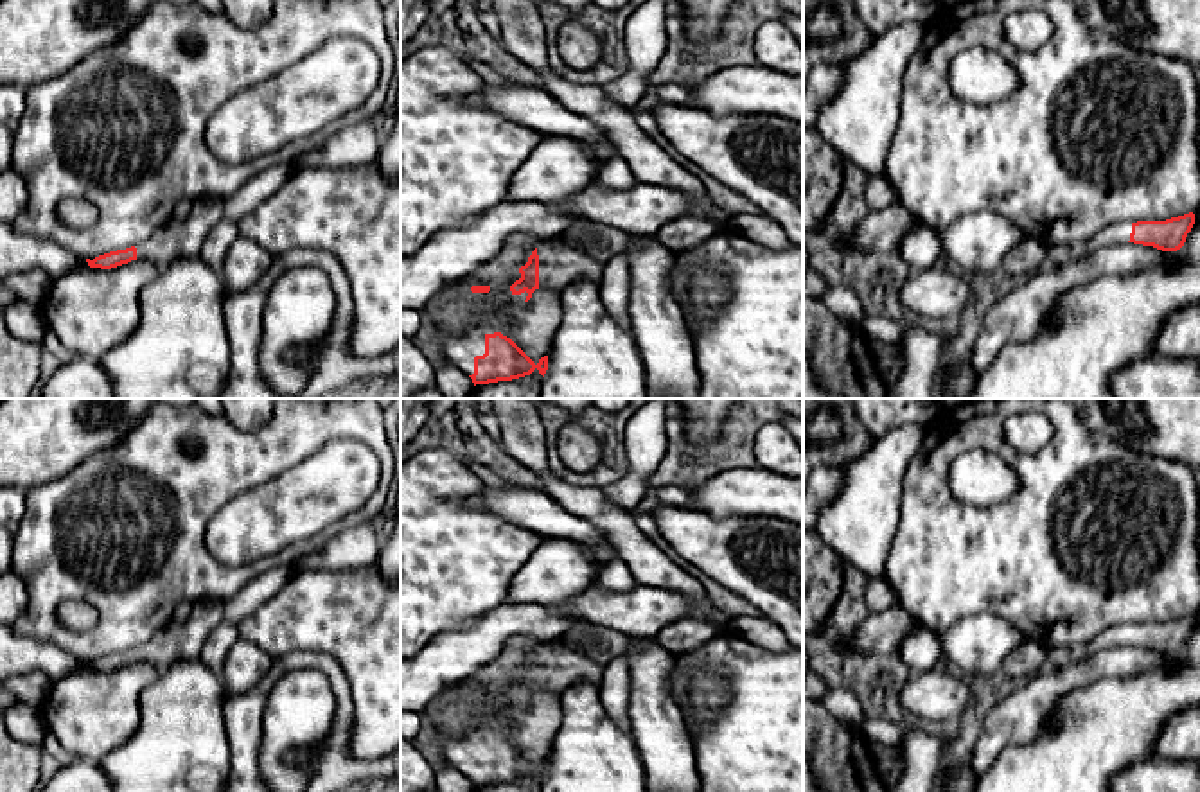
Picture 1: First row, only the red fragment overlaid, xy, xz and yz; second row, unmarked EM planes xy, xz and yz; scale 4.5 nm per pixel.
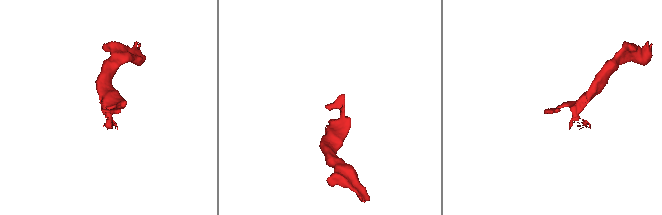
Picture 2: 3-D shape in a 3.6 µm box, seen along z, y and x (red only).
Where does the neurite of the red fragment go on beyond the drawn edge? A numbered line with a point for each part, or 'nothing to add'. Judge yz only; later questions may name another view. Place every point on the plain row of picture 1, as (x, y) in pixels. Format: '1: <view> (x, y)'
1: yz (1120, 634)

